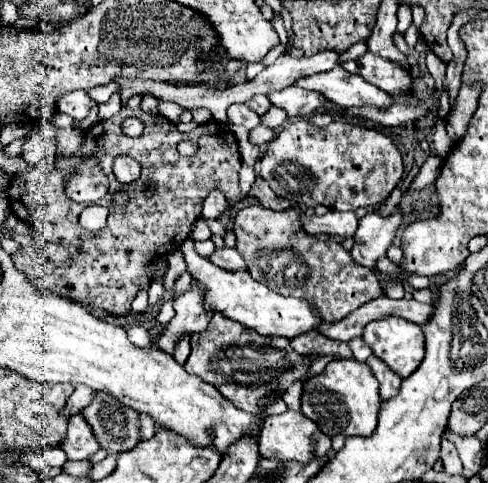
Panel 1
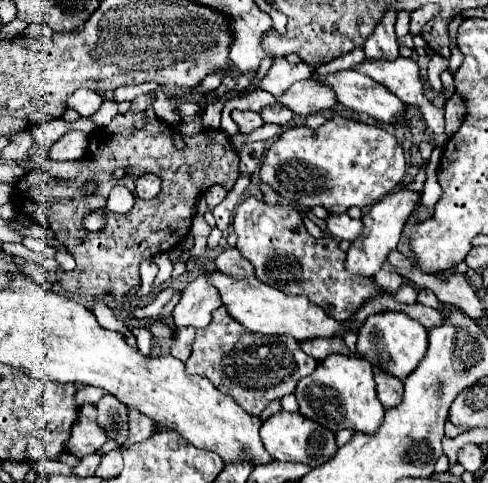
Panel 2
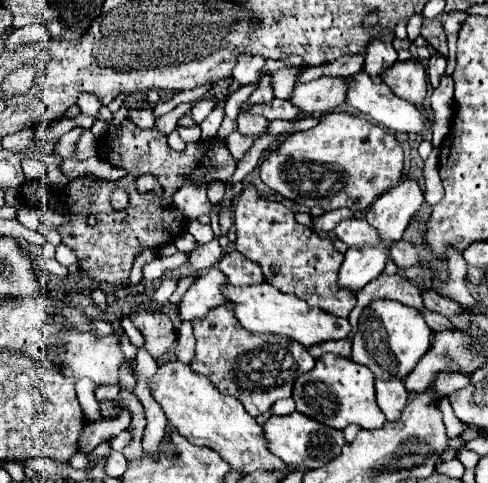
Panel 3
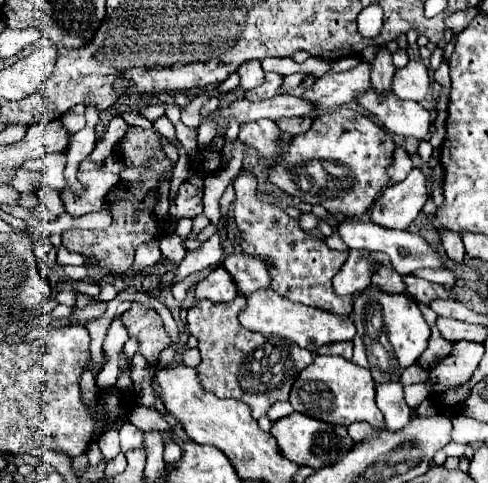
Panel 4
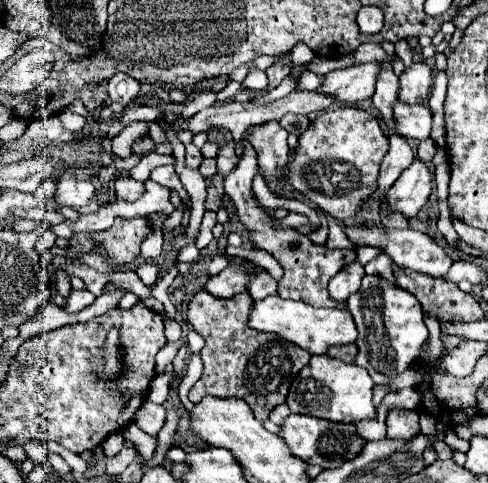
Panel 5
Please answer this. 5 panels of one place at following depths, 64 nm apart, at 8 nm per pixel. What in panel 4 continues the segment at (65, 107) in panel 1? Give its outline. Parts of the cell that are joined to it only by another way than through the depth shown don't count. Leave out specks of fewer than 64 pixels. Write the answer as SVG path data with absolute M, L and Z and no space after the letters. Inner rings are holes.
M86 106L86 128L82 128L80 132L72 134L70 138L70 144L68 144L68 152L66 152L66 166L64 170L64 176L66 177L66 190L70 190L74 196L82 196L86 190L84 186L78 182L78 164L94 150L94 144L96 144L96 124L100 120L100 116L94 112L92 106Z

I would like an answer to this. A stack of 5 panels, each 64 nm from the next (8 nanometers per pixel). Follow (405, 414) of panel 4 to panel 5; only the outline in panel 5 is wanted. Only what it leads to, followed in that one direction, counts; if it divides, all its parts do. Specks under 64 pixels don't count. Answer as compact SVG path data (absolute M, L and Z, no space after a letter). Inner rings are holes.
M392 408L386 418L390 440L412 440L420 432L420 416L418 412L410 412L404 408Z

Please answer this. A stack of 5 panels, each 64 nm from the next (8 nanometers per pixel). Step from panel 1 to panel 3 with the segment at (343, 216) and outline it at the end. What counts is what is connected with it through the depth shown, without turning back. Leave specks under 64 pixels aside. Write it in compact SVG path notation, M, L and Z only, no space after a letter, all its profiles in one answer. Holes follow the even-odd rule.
M350 218L350 220L342 220L336 228L334 228L336 236L346 242L348 246L376 246L378 242L382 242L380 234L376 232L376 228L372 228L364 218Z

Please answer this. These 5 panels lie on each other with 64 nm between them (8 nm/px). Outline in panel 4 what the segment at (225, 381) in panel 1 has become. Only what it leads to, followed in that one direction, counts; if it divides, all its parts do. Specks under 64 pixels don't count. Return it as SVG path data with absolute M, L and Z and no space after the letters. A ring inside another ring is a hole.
M242 294L230 302L196 300L188 308L186 320L190 334L200 340L198 350L202 354L202 364L198 368L198 378L202 388L218 398L242 400L258 420L274 402L288 400L296 376L314 360L314 354L280 336L264 336L246 330L238 322L238 312L244 308L246 298L242 298Z

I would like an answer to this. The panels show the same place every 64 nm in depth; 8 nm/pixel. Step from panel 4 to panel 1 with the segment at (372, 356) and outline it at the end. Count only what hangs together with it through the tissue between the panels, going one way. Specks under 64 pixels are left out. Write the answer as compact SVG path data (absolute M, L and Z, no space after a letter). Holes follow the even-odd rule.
M388 316L384 320L374 320L366 324L362 340L372 348L372 354L378 356L382 362L386 362L388 368L396 372L400 378L408 378L424 358L424 332L418 324L412 324L404 318Z

